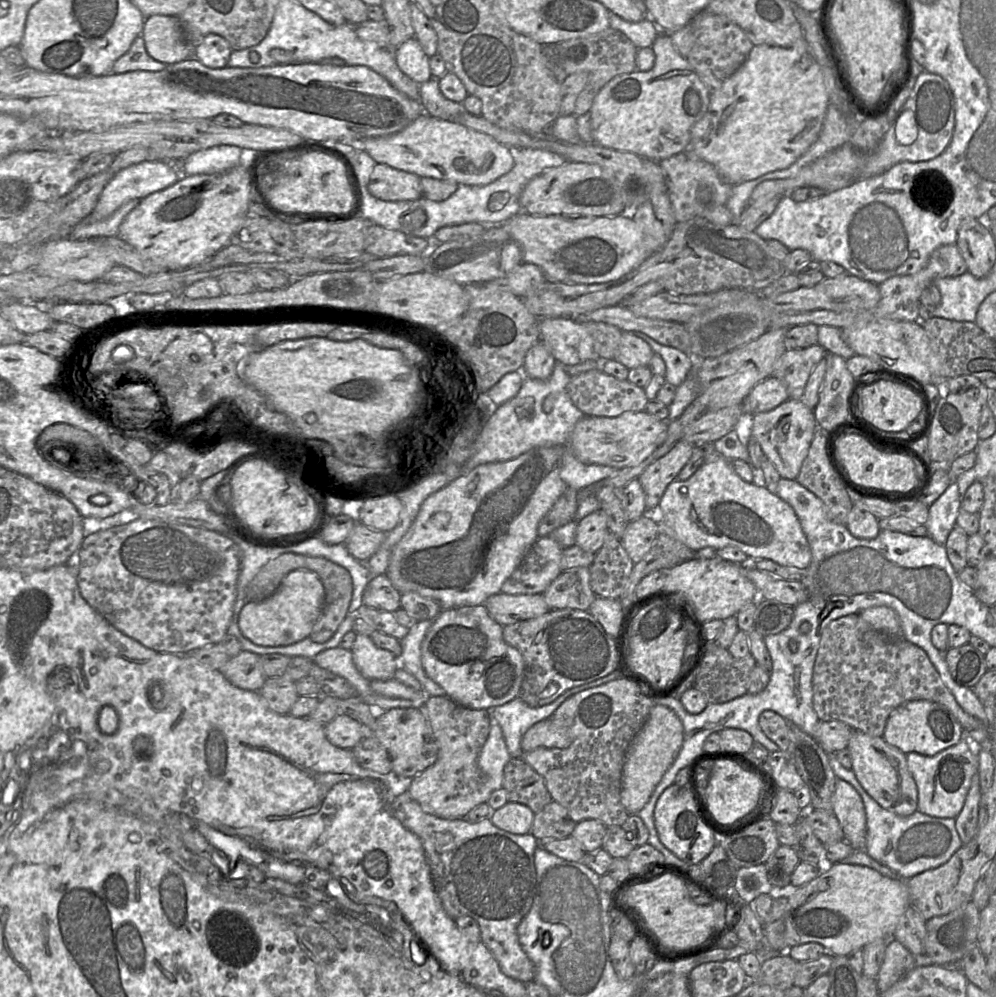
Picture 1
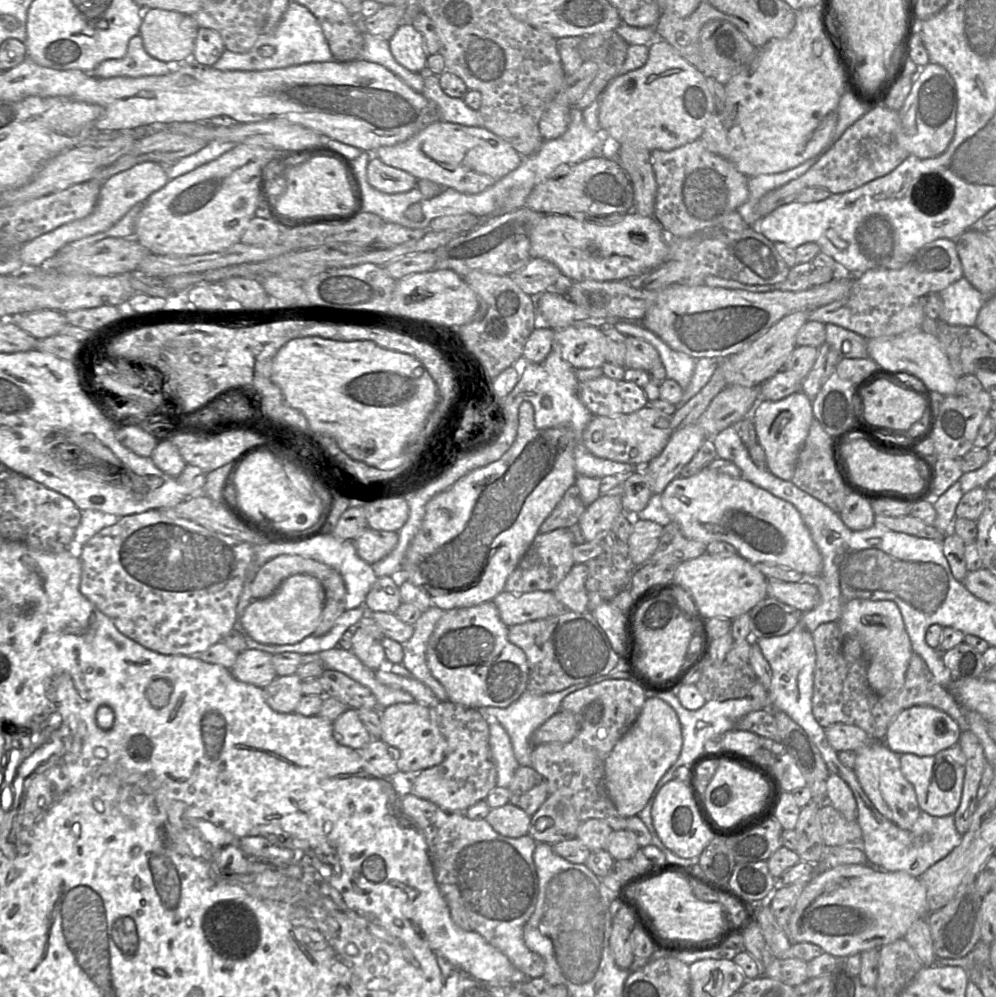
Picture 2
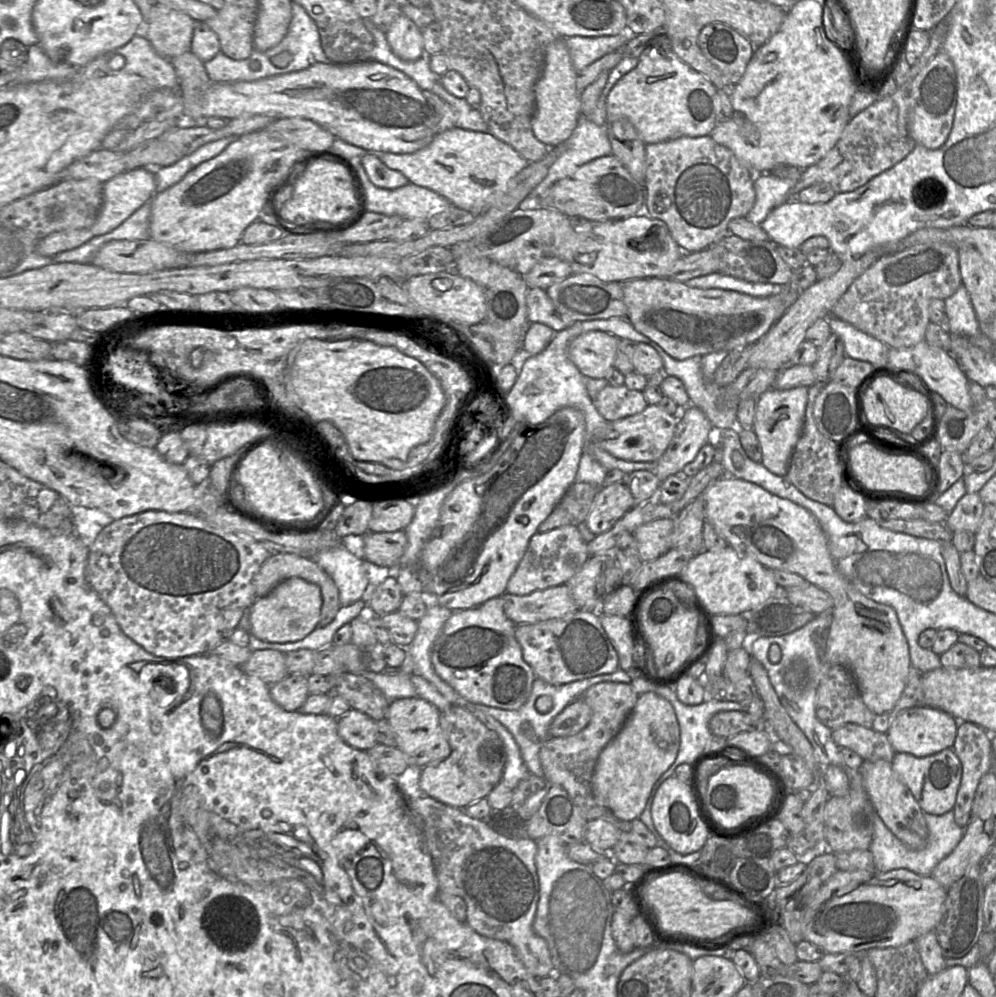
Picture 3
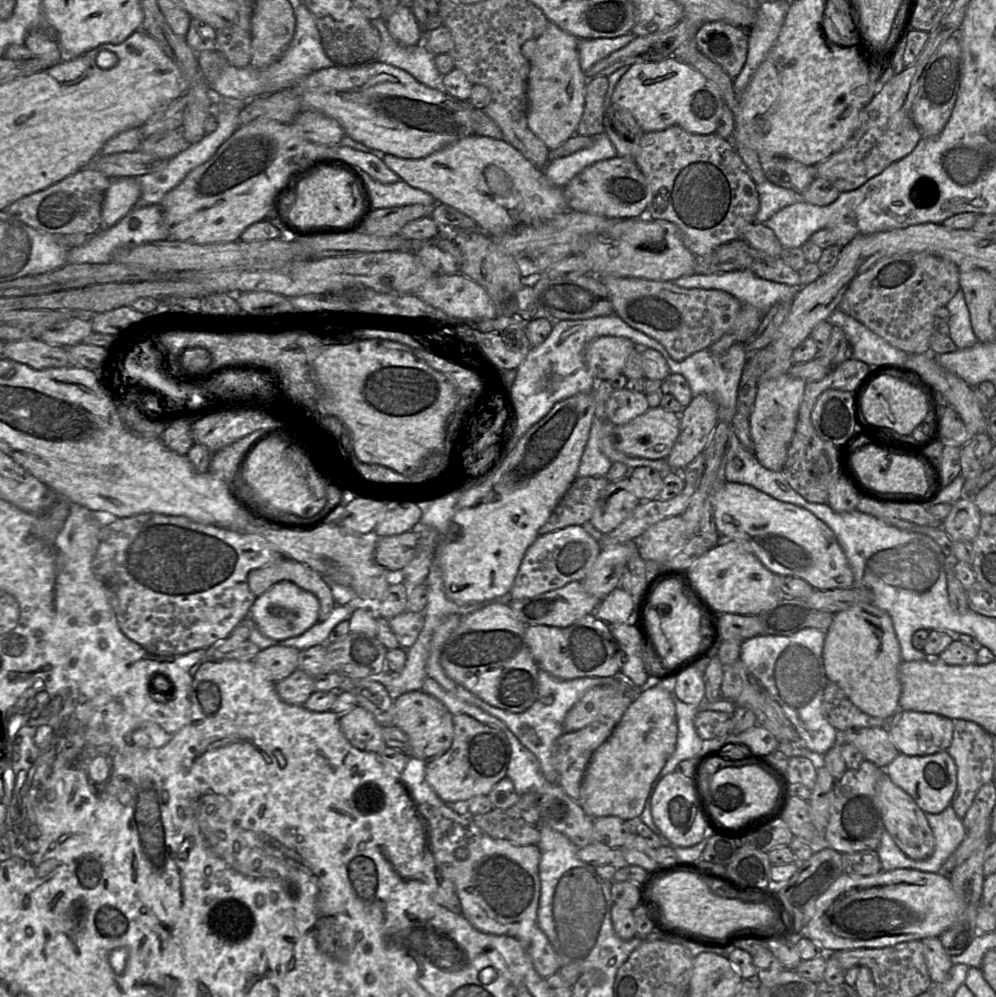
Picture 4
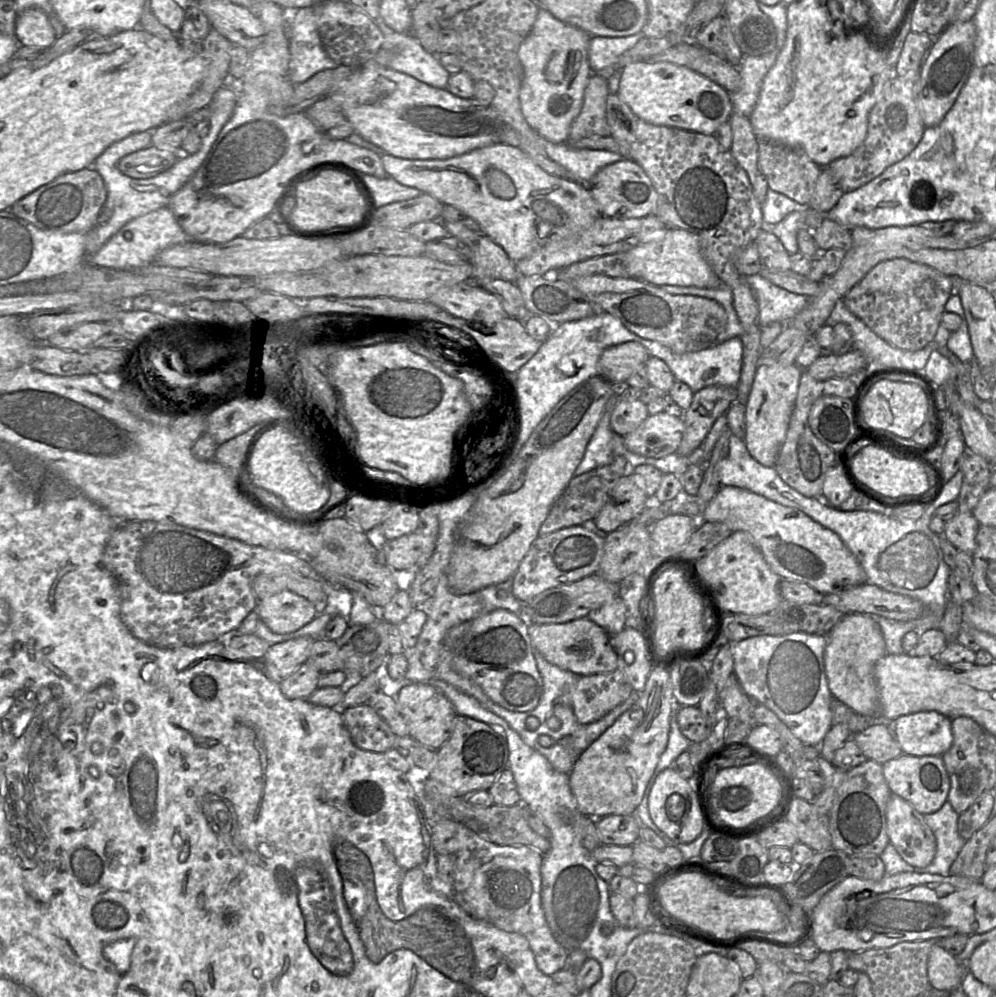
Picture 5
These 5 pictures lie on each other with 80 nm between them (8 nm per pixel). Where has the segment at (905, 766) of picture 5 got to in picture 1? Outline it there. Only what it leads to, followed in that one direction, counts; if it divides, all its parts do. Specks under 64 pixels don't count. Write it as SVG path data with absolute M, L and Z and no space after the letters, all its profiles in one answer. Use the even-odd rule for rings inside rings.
M965 734L957 744L933 756L924 756L916 752L905 754L908 770L917 786L917 810L919 812L938 818L955 819L957 817L963 808L972 777L978 772L976 754L978 748L978 744Z

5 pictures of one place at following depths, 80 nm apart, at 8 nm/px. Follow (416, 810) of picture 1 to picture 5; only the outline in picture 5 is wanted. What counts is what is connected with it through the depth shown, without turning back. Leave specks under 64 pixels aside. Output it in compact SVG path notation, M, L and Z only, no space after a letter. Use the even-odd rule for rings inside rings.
M447 819L428 820L436 854L455 856L453 899L470 916L524 936L538 969L551 976L564 969L568 952L557 942L546 921L541 901L543 854L525 846L500 846Z

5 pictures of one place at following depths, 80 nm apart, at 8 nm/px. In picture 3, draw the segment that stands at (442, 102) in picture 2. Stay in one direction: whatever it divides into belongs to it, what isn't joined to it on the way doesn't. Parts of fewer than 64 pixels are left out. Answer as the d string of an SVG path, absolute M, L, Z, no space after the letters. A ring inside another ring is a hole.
M437 81L431 92L439 96L454 109L457 114L456 127L476 132L488 132L487 124L479 109L473 108L466 99L457 98L448 93L440 81Z

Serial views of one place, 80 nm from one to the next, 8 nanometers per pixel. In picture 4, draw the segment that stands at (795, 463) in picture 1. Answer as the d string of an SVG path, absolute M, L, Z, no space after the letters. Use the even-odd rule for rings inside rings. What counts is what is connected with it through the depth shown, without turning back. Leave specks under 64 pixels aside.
M788 373L757 384L749 425L755 445L755 456L759 463L769 470L781 472L784 467L788 447L795 432L805 384L804 380L791 377Z

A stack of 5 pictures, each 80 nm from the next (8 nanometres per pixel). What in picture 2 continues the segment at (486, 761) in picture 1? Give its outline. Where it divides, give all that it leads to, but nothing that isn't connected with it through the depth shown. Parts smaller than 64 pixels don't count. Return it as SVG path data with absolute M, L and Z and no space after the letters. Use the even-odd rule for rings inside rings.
M494 720L489 723L489 745L497 770L496 785L508 788L519 763L515 758L510 737L504 727Z

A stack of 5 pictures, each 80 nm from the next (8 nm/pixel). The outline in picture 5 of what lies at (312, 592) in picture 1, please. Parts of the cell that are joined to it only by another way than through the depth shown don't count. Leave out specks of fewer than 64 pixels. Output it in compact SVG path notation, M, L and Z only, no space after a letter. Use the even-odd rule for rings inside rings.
M289 590L259 600L255 610L260 620L277 634L294 632L317 615L314 605L308 599Z

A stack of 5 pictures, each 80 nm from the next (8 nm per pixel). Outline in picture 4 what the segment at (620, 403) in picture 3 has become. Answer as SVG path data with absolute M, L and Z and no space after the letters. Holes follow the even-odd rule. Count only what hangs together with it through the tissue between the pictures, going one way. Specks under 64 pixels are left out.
M626 387L613 390L606 402L606 415L614 426L630 422L649 409L643 392L632 392Z

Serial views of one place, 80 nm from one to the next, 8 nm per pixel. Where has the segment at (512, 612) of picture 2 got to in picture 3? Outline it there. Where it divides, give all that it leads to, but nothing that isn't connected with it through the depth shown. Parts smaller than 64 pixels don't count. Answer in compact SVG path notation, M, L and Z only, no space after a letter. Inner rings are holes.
M566 584L537 590L518 596L504 593L502 596L505 615L515 624L535 624L562 618L578 610Z

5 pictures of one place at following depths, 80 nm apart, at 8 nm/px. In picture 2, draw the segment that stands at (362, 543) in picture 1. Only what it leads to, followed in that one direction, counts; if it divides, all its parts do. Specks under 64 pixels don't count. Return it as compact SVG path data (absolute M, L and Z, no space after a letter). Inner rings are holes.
M367 527L353 542L360 558L372 565L393 551L398 543L398 532Z

